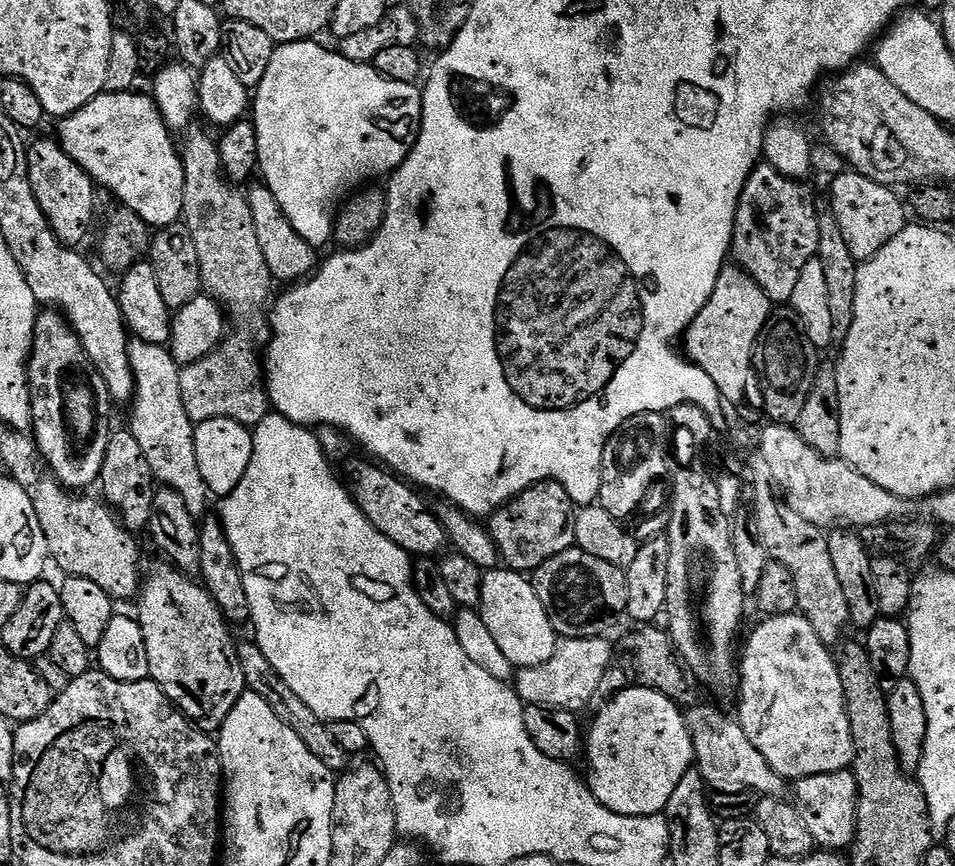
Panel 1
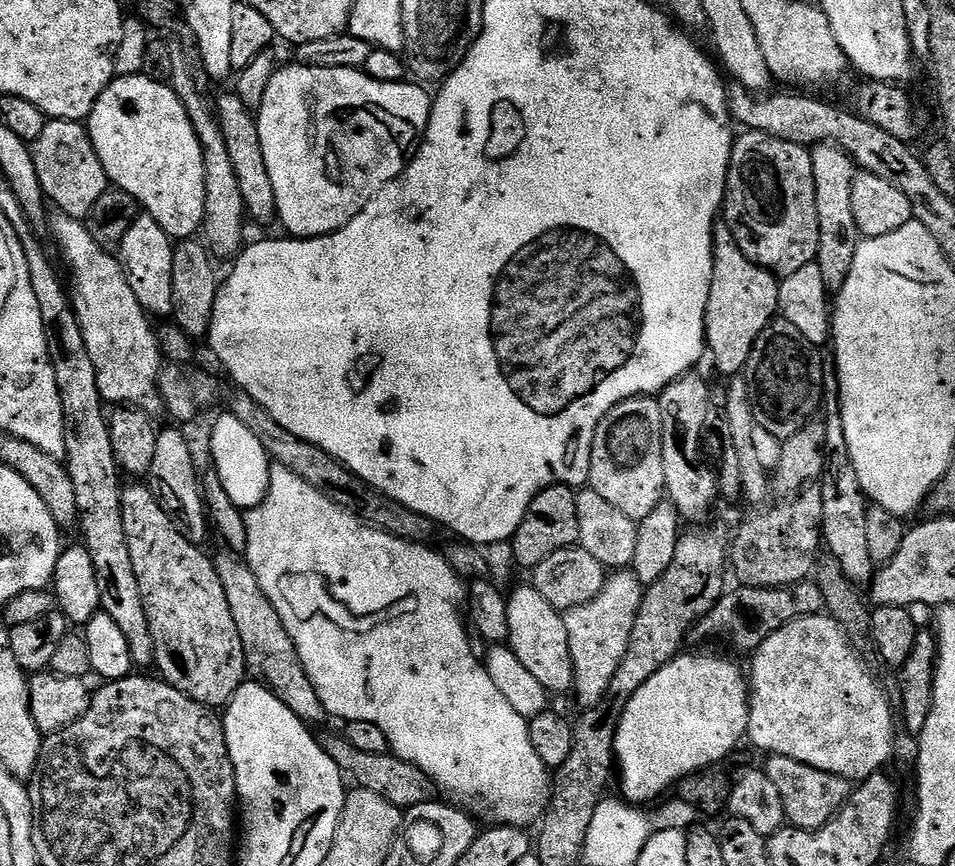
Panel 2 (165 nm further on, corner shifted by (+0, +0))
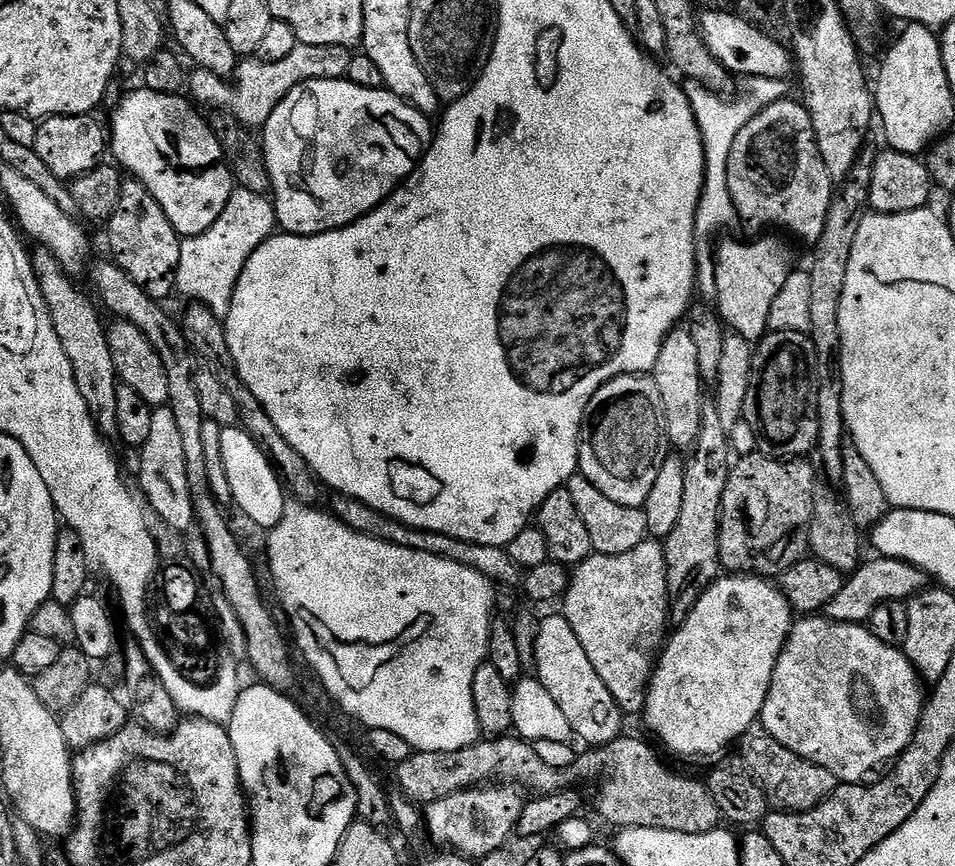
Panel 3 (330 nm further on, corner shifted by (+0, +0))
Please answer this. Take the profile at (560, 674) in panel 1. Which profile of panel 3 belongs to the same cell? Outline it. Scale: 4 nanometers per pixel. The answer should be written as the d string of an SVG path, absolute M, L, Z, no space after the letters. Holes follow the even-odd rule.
M649 538L634 546L634 550L626 550L626 554L588 556L575 565L568 582L568 590L562 597L563 604L562 615L570 622L570 630L574 630L578 642L582 642L586 658L590 658L594 670L598 670L598 678L602 678L606 690L610 690L620 711L629 717L639 717L648 700L648 685L652 682L658 653L666 640L664 627L670 624L663 547L655 539Z

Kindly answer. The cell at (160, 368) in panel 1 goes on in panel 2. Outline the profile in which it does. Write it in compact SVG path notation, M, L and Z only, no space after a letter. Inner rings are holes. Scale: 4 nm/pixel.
M61 212L53 217L52 236L72 275L72 308L80 323L86 350L90 350L90 362L94 362L100 399L112 406L139 408L145 414L159 413L162 357L153 321L138 298L134 298L134 290L130 290L130 282L126 282L119 259L90 238L87 223Z

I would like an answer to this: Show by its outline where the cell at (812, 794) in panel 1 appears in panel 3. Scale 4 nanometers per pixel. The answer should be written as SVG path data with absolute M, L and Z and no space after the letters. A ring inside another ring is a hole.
M753 726L747 734L738 741L740 756L748 767L747 775L756 781L757 786L764 791L765 798L773 809L785 812L807 812L808 809L818 806L838 786L838 781L830 770L794 754L782 746L762 726Z

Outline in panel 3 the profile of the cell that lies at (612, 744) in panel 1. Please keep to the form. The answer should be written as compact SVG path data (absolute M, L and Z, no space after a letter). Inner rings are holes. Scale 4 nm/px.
M724 574L713 580L712 584L698 598L698 602L690 610L690 614L679 625L676 633L667 637L662 651L659 653L656 666L652 674L652 682L648 685L648 700L644 703L642 720L648 723L648 728L669 748L680 756L716 756L723 748L737 743L741 736L747 734L759 721L760 711L766 702L766 694L772 685L774 666L778 662L784 643L788 641L788 632L794 623L792 606L788 597L780 591L775 583L751 574Z

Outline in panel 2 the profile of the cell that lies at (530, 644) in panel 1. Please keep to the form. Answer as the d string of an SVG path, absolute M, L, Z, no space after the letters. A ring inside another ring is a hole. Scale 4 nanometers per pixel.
M531 586L516 588L507 593L510 634L506 644L518 656L522 665L534 674L549 693L573 691L576 679L568 649L568 635L561 613L556 611L538 590Z

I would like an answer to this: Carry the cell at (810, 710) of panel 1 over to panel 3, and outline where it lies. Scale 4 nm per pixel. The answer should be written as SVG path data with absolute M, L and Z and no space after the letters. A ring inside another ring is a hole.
M800 618L788 632L788 641L774 666L772 685L760 711L759 723L784 748L830 770L837 781L859 784L867 781L879 764L895 761L908 749L924 712L926 692L923 690L916 668L903 651L879 641L864 624Z

